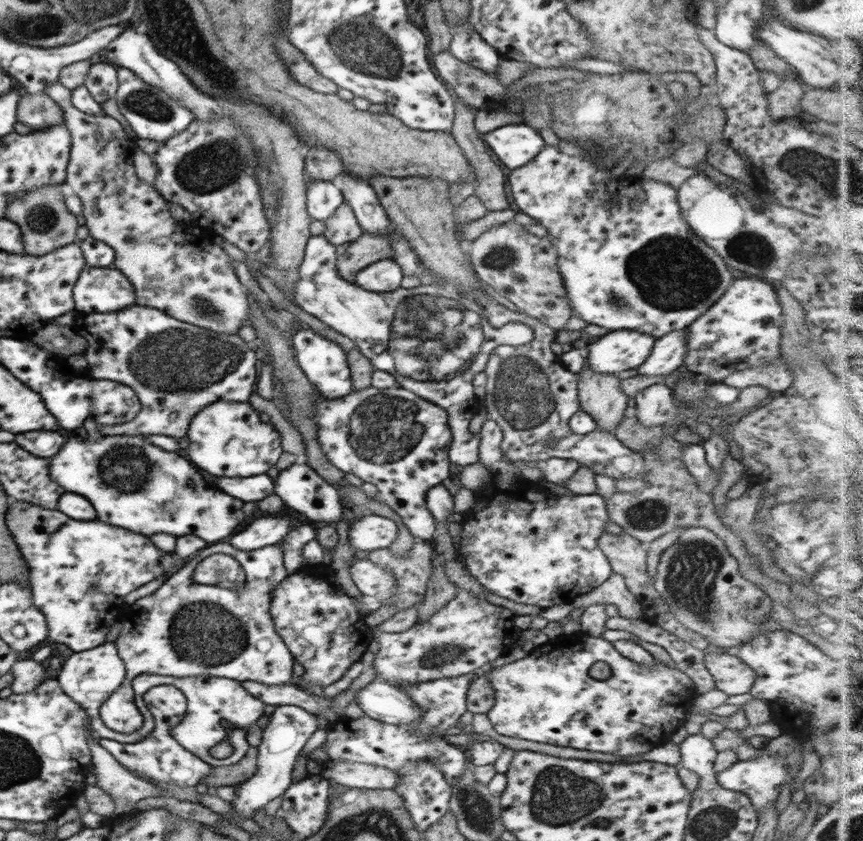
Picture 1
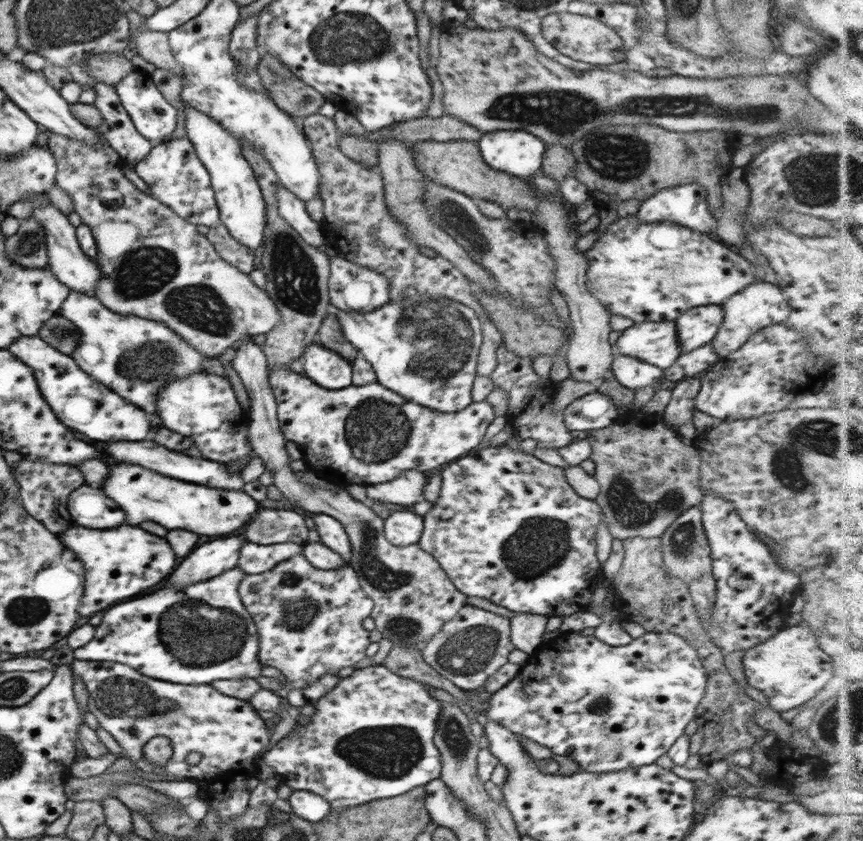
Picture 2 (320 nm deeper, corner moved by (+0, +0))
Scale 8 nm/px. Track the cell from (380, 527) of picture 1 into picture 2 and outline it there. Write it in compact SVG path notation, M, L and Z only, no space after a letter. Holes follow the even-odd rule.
M413 510L393 512L383 522L386 541L396 547L408 547L419 543L423 532L423 517Z

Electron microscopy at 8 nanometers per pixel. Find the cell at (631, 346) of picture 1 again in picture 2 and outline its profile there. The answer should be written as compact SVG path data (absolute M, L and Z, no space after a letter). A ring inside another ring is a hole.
M675 321L635 323L616 339L621 355L664 369L681 355Z

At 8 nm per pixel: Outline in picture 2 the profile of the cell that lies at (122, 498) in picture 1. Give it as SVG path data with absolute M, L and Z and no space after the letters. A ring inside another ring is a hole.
M124 462L110 466L110 478L104 484L104 492L126 512L126 524L140 524L142 520L150 520L162 524L168 531L182 529L204 536L214 534L221 538L228 533L242 531L260 510L260 504L243 490L190 484Z

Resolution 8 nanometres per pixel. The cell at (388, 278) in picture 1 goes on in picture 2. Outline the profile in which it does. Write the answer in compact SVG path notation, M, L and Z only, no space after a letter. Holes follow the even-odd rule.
M338 255L329 259L329 271L329 300L332 308L346 313L370 313L390 301L388 279L371 268L358 266Z

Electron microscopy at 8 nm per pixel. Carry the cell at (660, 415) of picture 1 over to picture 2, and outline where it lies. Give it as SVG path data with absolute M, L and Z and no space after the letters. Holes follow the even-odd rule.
M626 355L613 358L611 372L622 386L633 392L646 386L656 387L660 378L665 374L663 369L653 364Z

